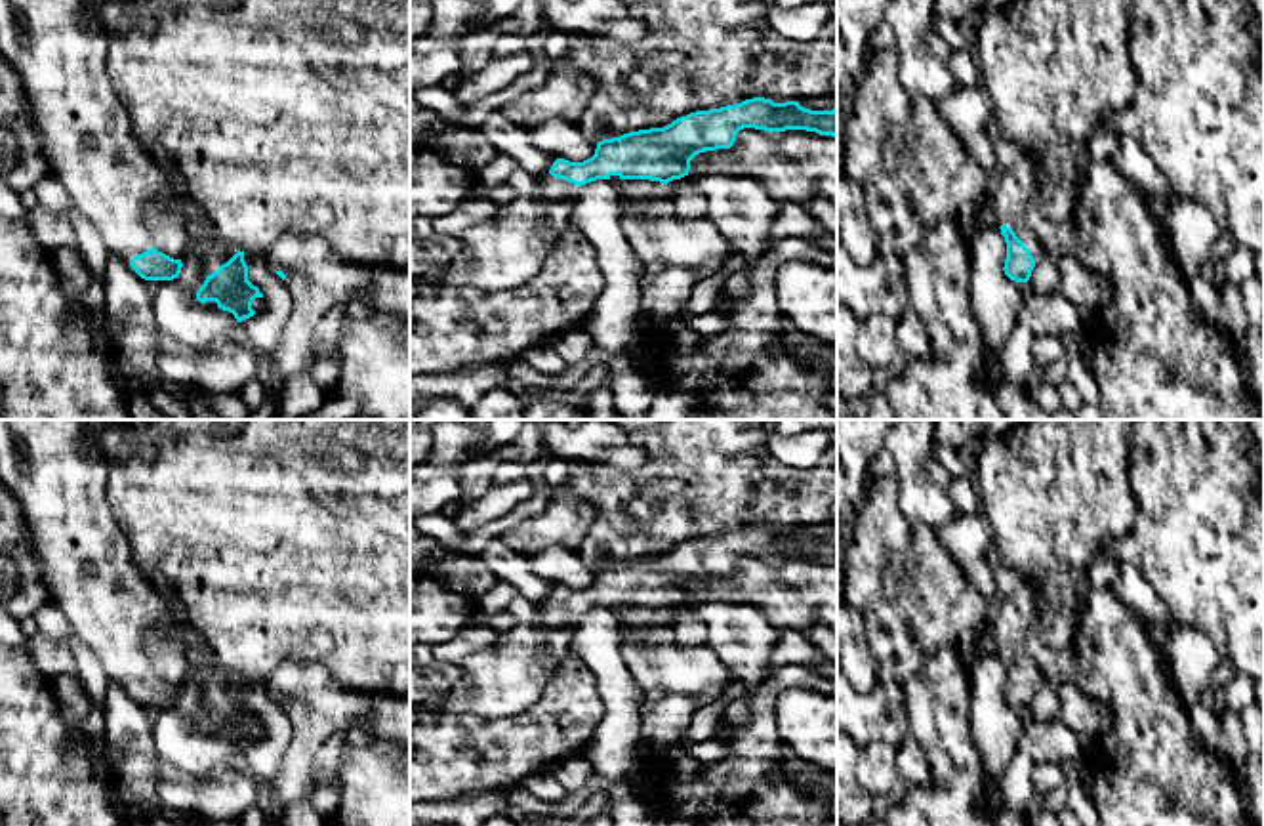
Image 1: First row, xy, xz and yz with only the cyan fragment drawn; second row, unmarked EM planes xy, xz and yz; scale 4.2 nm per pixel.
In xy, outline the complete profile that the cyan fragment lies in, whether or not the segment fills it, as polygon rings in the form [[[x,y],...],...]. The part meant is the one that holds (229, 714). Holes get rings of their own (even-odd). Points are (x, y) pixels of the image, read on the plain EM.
[[[240,677],[208,702],[196,719],[200,731],[215,729],[219,736],[233,740],[238,750],[255,742],[252,736],[255,725],[263,725],[263,721],[248,708],[248,692]]]

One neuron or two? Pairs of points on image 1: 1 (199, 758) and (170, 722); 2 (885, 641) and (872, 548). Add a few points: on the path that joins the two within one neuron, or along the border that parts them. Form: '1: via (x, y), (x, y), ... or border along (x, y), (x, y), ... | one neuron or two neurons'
1: via (189, 748), (174, 731) | one neuron
2: via (877, 619), (876, 571) | one neuron

